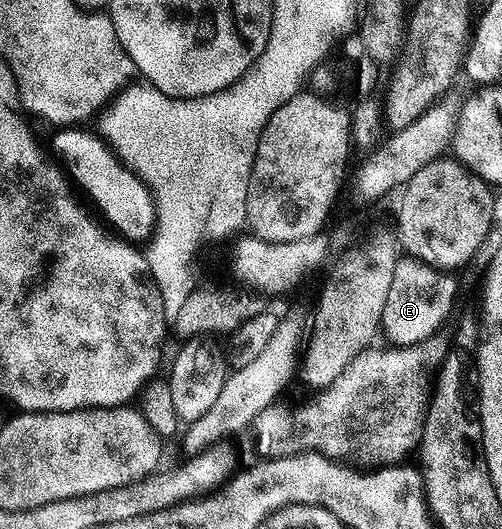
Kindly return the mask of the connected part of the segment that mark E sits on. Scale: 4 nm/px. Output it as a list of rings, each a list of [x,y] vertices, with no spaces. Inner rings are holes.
[[[408,254],[395,262],[395,275],[391,277],[391,291],[383,306],[381,332],[393,346],[411,346],[431,338],[442,331],[445,319],[453,312],[453,303],[457,300],[459,280],[448,271],[433,268]]]

